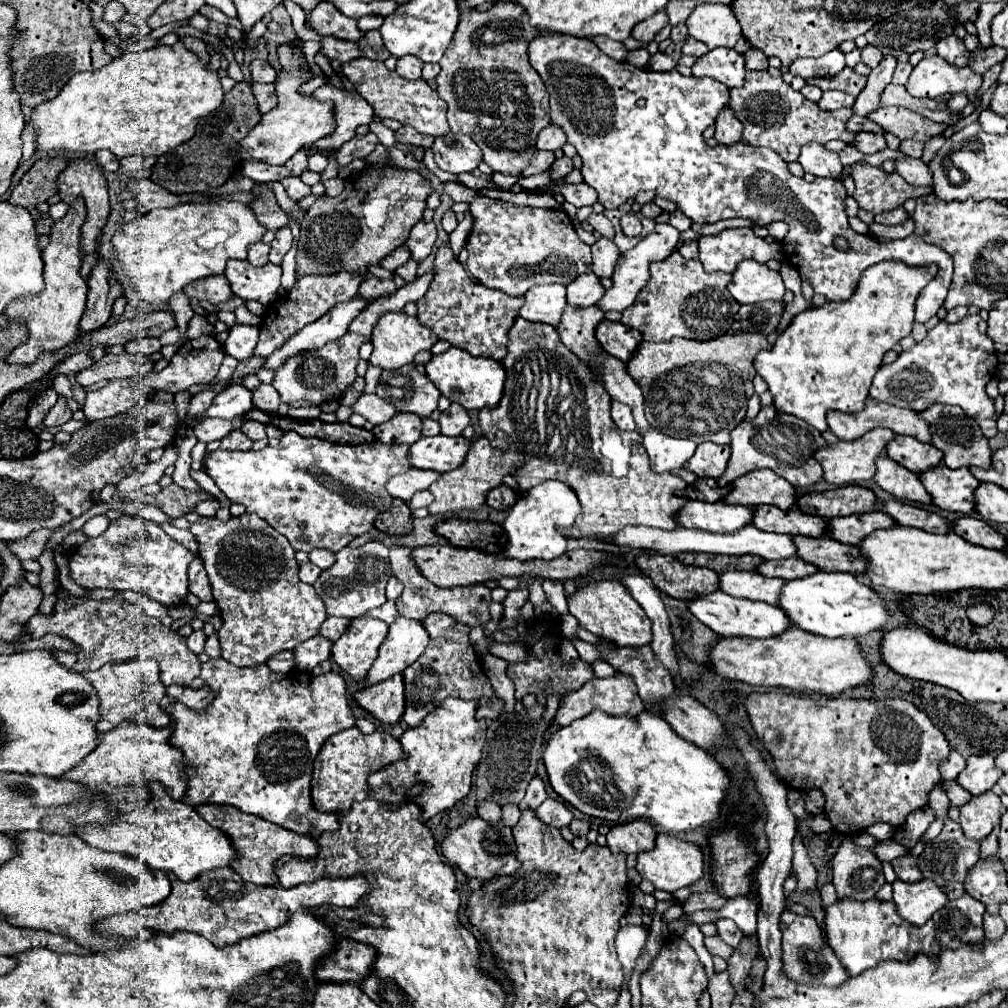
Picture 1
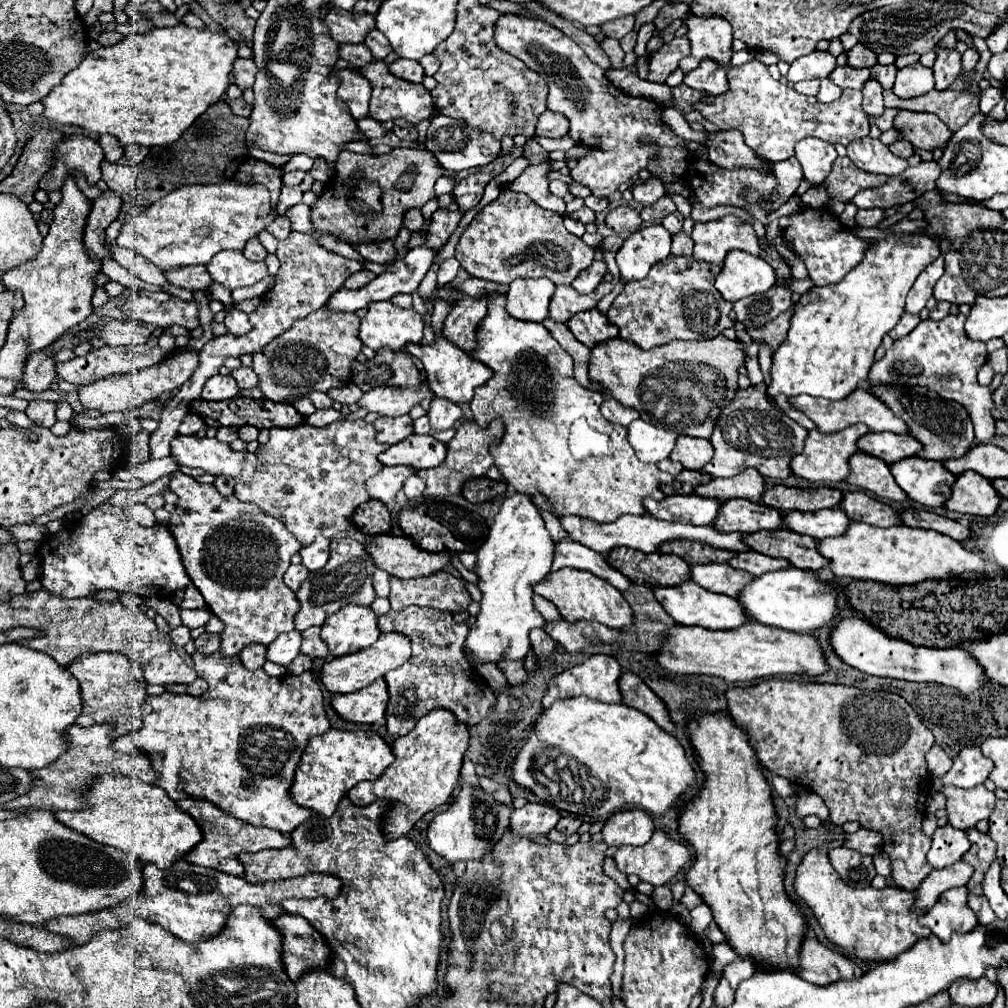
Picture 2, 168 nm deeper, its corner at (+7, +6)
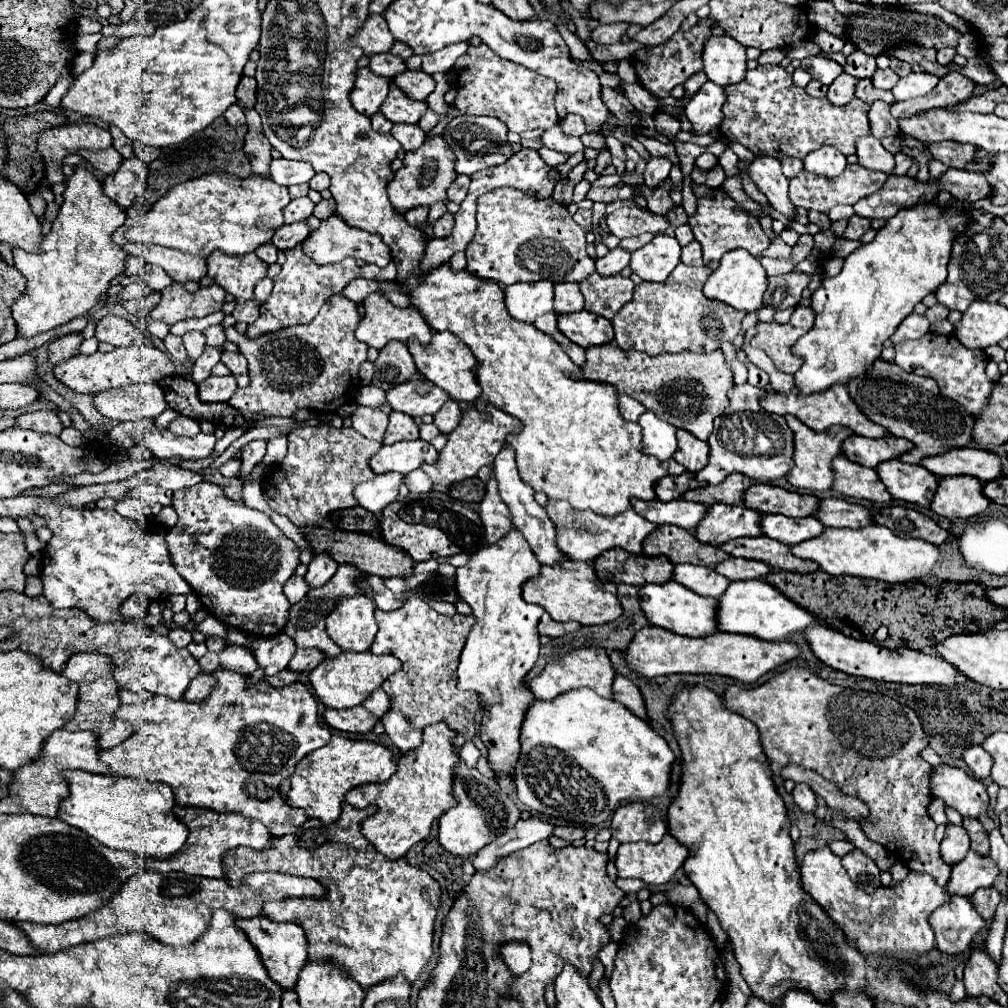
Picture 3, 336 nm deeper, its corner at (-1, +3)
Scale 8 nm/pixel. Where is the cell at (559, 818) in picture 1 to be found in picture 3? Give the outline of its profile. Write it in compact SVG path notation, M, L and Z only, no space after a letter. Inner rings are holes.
M532 816L528 820L518 820L512 828L508 828L502 836L498 836L492 844L486 844L482 852L476 852L476 858L472 860L476 872L486 872L496 866L496 862L516 850L522 850L534 842L546 840L552 836L554 824Z

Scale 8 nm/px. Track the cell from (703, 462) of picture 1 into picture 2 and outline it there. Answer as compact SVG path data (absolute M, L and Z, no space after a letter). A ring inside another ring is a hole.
M680 435L676 441L676 449L670 453L672 461L680 461L684 469L700 471L714 457L712 443L708 439L696 439Z

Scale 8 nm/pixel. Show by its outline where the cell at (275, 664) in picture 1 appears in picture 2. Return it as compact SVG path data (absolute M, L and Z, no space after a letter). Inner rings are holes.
M248 645L244 649L244 653L238 655L238 659L242 661L244 667L248 667L250 671L260 669L266 663L266 647L264 645Z

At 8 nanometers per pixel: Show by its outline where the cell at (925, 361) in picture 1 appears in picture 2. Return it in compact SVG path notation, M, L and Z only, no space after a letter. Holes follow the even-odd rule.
M962 313L948 315L942 321L926 319L912 333L902 339L896 339L894 345L886 351L886 355L876 361L870 369L868 383L870 385L896 385L902 389L922 385L926 389L936 391L944 399L958 401L966 407L968 415L974 421L976 441L984 443L994 435L994 417L992 417L992 391L990 387L982 387L976 381L978 369L986 363L988 351L982 341L972 341L964 333L966 317Z

